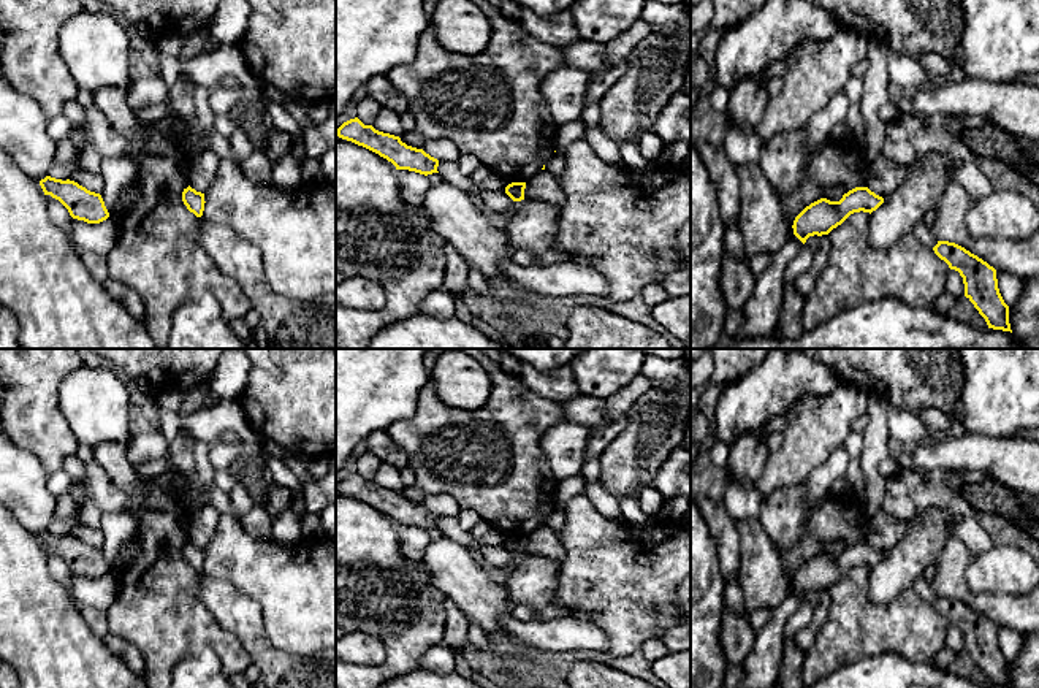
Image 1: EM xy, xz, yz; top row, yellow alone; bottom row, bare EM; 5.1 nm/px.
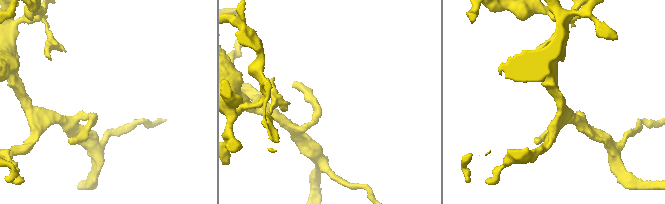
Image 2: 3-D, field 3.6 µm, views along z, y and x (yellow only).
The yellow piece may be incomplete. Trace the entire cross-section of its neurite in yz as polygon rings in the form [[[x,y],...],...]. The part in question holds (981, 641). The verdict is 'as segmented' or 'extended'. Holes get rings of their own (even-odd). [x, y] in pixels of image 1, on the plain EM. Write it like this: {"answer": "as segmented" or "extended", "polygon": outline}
{"answer": "as segmented", "polygon": [[[938,596],[933,606],[950,625],[960,628],[965,639],[965,652],[985,674],[988,683],[1012,688],[1009,661],[999,648],[996,625],[955,598]]]}

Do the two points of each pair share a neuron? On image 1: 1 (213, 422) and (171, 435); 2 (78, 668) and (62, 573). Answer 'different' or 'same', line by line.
1: same
2: different

